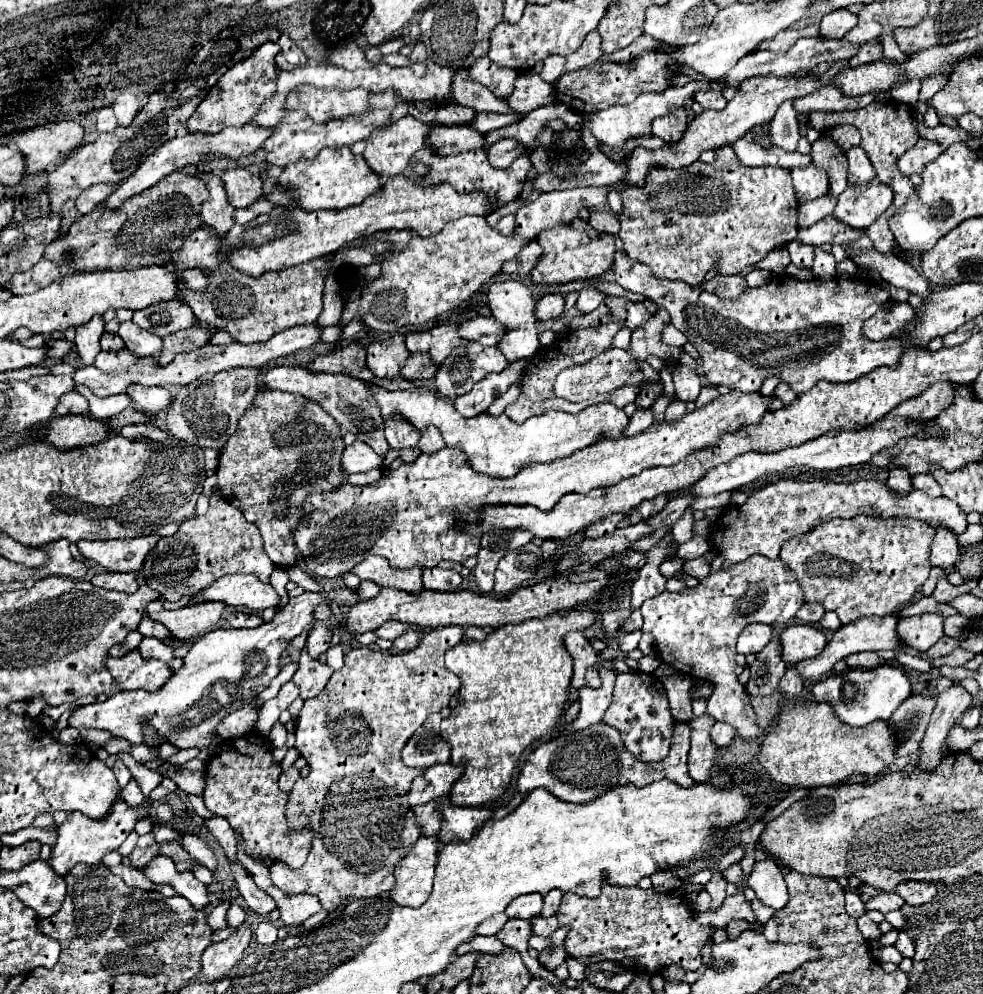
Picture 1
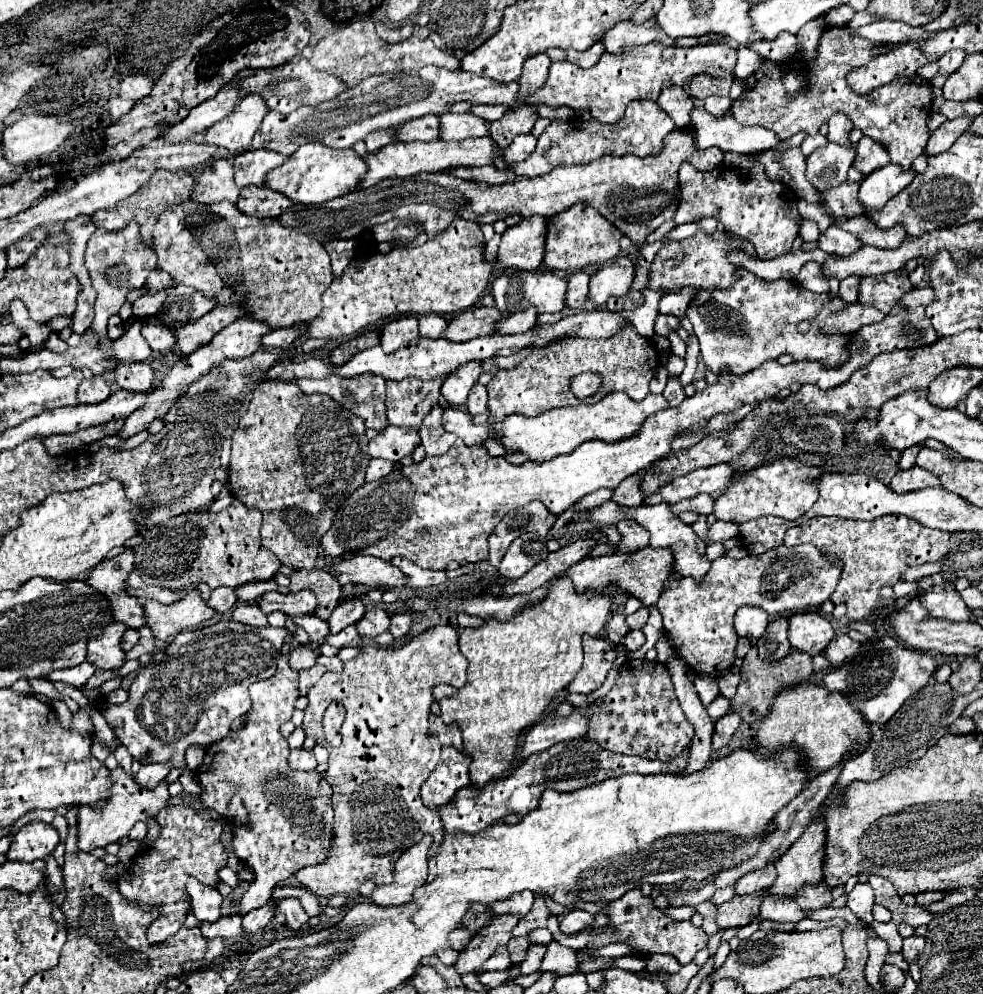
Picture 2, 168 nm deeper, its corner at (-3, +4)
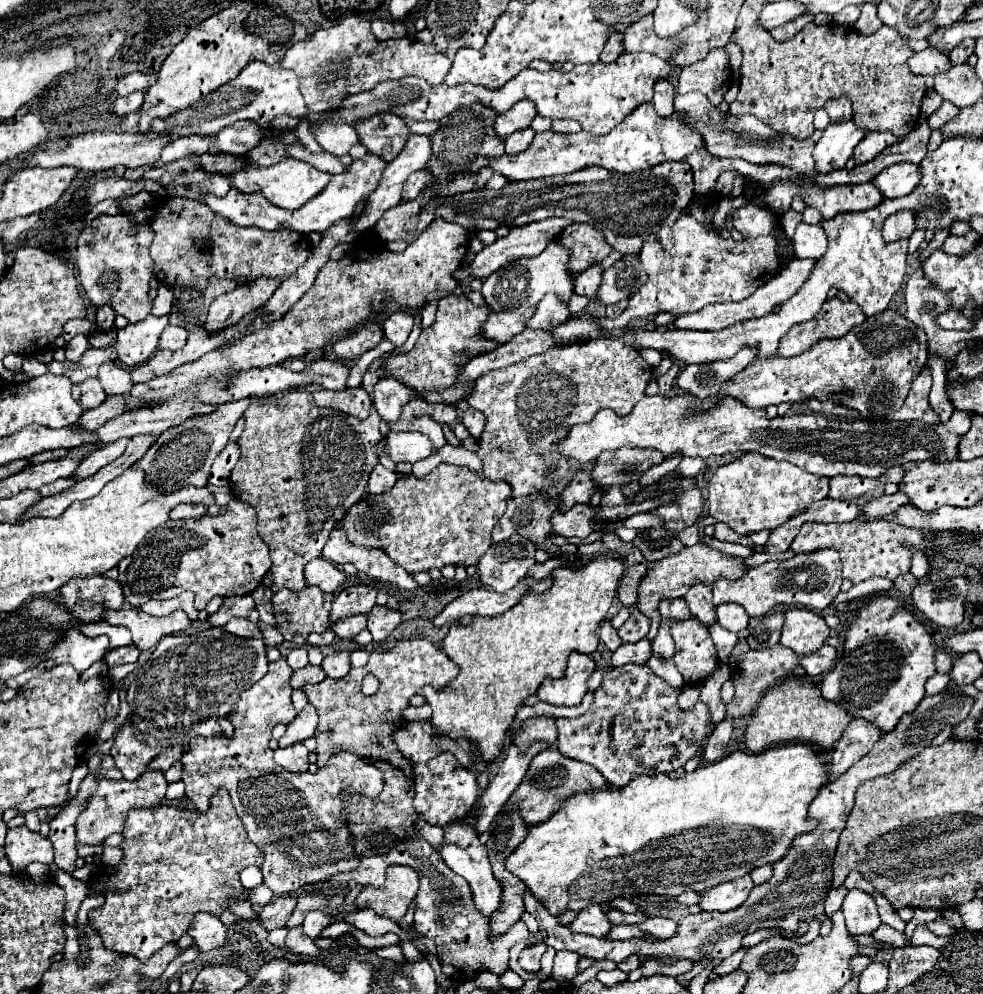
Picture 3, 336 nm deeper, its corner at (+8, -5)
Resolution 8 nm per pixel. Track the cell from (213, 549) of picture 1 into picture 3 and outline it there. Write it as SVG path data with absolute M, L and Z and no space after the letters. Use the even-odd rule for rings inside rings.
M230 500L224 514L218 516L202 516L202 518L188 518L188 520L176 520L168 522L152 532L142 540L140 548L132 552L132 556L126 556L120 564L120 576L118 582L124 592L124 600L130 606L142 606L148 600L168 600L178 596L184 590L192 590L196 594L196 608L204 610L212 596L244 596L254 592L264 576L270 572L270 556L268 546L256 532L256 510L242 502L242 500Z

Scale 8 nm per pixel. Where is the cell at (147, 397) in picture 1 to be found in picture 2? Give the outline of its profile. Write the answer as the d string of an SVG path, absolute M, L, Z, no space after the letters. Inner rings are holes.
M119 363L115 367L115 381L125 391L147 393L153 387L153 369L147 363Z

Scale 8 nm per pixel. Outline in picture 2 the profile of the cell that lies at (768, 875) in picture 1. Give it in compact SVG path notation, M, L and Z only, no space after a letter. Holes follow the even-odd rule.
M773 865L751 871L747 875L743 875L739 881L735 881L735 893L737 895L755 895L761 891L767 891L771 887L771 883L775 883L777 871Z

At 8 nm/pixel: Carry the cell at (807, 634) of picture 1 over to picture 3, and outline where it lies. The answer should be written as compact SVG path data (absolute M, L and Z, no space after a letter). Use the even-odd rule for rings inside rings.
M792 608L786 612L780 644L792 648L800 656L816 652L828 636L830 628L818 612L806 608Z

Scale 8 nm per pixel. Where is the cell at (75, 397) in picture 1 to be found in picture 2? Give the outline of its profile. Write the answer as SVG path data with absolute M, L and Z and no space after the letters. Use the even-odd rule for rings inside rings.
M93 377L93 379L85 379L79 385L79 397L83 403L99 403L103 399L109 397L109 385L105 383L103 377Z

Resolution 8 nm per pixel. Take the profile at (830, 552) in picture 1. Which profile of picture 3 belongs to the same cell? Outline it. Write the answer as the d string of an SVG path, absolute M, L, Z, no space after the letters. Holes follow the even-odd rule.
M856 518L852 522L844 524L820 524L820 522L806 522L794 542L790 544L792 552L814 552L822 548L832 548L840 554L842 560L842 576L852 580L852 584L858 584L862 580L868 580L872 576L884 576L884 578L896 578L898 574L904 574L910 570L912 552L906 544L912 544L920 550L926 548L926 540L918 530L912 530L908 526L900 526L886 520L862 520Z

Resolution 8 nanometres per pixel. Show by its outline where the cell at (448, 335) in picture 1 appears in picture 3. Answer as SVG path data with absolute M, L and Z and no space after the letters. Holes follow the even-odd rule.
M536 306L516 308L510 312L490 312L490 318L482 332L486 338L492 338L504 344L524 330L524 324L528 324L528 320L532 318L532 312L536 312Z

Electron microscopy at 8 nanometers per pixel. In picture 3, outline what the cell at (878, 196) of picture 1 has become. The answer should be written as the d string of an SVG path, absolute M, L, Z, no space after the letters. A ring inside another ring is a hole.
M912 162L892 164L884 168L872 182L880 188L884 198L900 198L912 192L920 182L920 166Z

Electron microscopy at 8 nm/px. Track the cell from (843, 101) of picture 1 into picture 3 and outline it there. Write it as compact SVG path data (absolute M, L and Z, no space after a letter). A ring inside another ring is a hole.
M928 48L922 52L916 52L910 60L908 66L914 74L922 74L922 76L936 76L940 72L948 72L948 68L952 68L952 62L946 54Z

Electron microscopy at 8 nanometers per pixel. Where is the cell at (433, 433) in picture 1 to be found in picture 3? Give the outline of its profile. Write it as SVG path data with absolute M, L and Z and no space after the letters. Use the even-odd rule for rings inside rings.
M413 399L404 406L400 420L388 424L390 430L394 430L394 432L410 432L410 430L422 432L432 438L436 448L442 448L446 444L446 438L444 438L442 426L428 416L428 406L429 404L423 399Z

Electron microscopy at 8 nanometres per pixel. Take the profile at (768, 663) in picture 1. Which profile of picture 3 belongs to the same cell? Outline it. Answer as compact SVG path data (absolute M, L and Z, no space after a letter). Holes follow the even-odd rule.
M772 612L768 616L760 616L760 618L750 618L748 630L748 644L752 650L760 650L760 648L772 648L780 642L780 630L784 624L784 614L782 612Z

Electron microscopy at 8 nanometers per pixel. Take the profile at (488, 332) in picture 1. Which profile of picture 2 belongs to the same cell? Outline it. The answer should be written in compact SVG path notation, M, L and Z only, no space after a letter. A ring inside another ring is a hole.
M529 307L525 311L519 311L511 317L503 317L499 319L499 323L495 323L495 333L499 335L517 335L523 331L529 331L535 325L537 319L537 311L535 307Z

